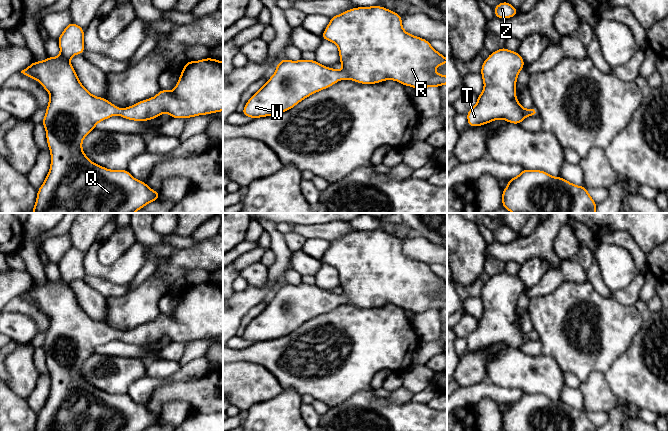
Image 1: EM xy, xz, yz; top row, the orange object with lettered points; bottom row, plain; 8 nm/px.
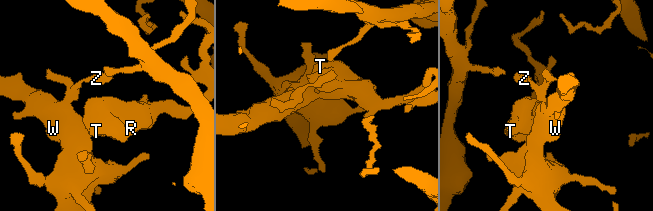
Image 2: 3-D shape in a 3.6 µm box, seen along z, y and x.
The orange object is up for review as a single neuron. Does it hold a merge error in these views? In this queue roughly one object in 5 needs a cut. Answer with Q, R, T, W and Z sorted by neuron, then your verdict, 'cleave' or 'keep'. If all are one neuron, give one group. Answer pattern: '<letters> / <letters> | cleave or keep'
Q R T W Z | keep

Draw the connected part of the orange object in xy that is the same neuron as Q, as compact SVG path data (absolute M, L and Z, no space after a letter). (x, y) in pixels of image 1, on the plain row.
M70 246L57 263L60 271L58 281L47 281L44 285L32 286L21 295L26 301L37 304L50 318L46 337L41 345L46 354L46 363L51 378L50 394L37 416L36 427L33 431L144 431L159 423L160 415L152 414L144 405L135 403L127 393L110 394L93 387L82 374L83 363L94 353L98 346L118 339L132 345L147 345L168 337L171 342L191 342L223 335L223 286L214 282L199 285L187 285L182 292L179 304L172 315L159 314L159 317L149 323L142 324L127 332L119 333L106 322L93 320L80 306L70 287L72 280L84 278L85 253Z

